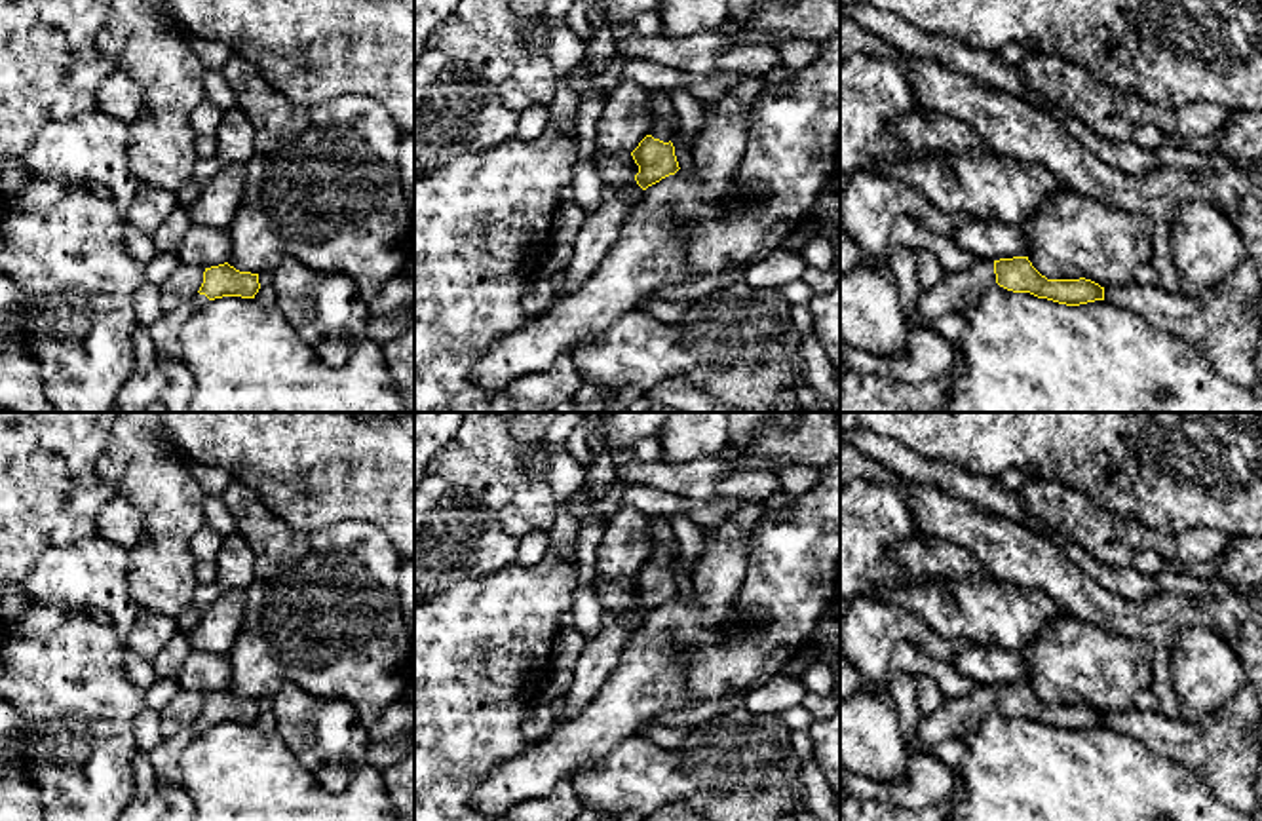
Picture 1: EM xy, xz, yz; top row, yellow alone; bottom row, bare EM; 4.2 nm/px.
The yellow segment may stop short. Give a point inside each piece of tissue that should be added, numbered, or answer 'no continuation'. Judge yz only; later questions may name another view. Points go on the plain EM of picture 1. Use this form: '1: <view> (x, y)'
1: yz (955, 719)

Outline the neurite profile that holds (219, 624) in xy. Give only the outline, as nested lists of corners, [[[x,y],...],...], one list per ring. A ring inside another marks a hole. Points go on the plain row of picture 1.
[[[222,591],[205,610],[198,627],[188,635],[194,650],[226,656],[239,633],[245,612],[245,591]]]

